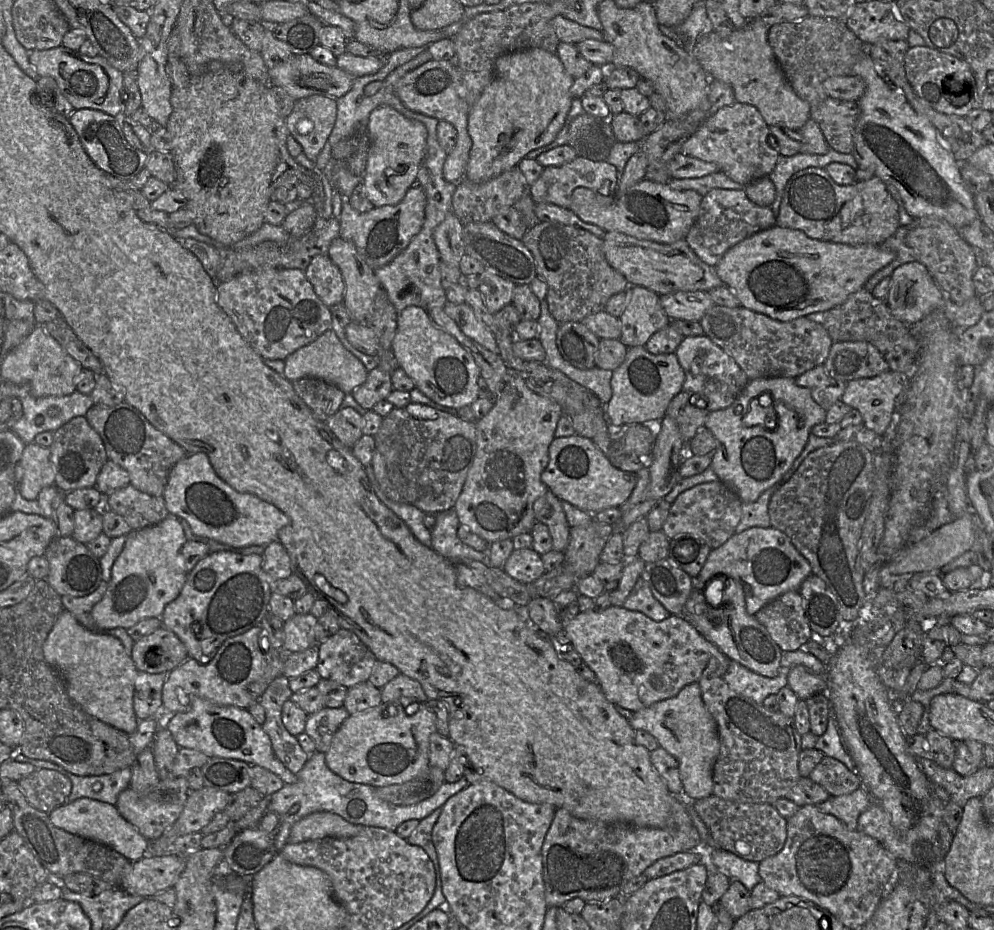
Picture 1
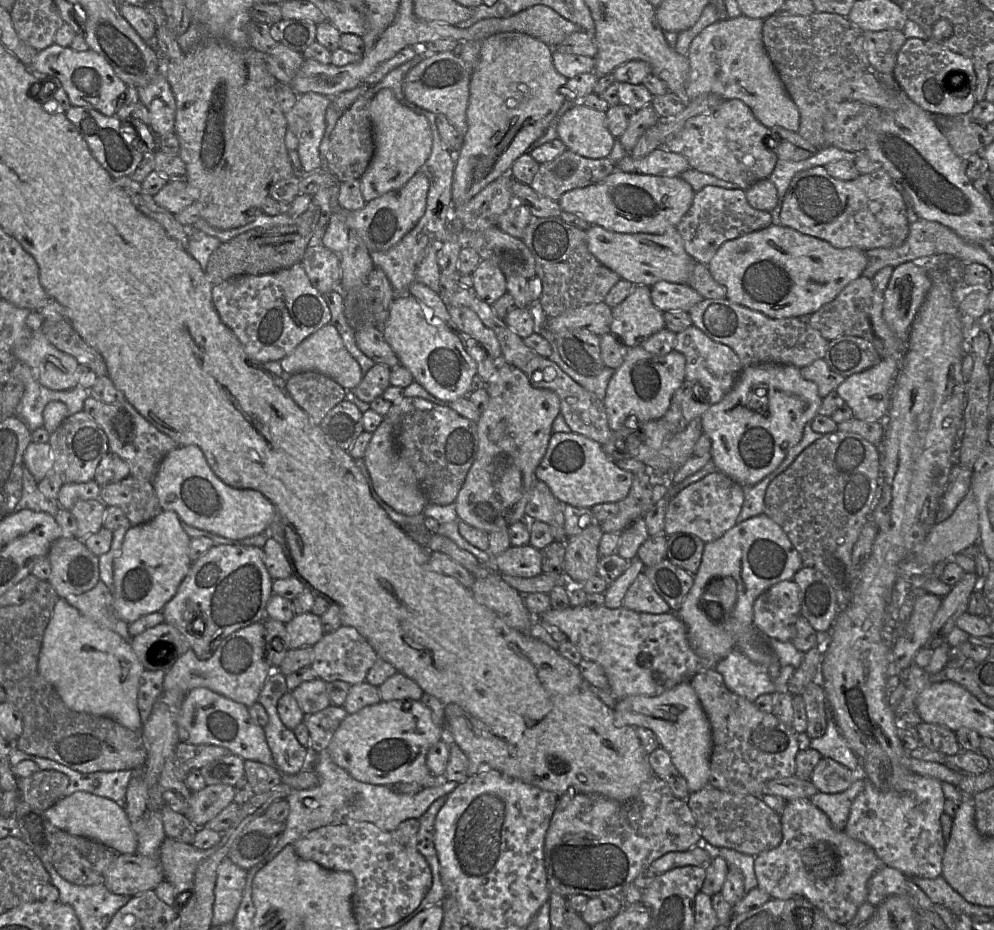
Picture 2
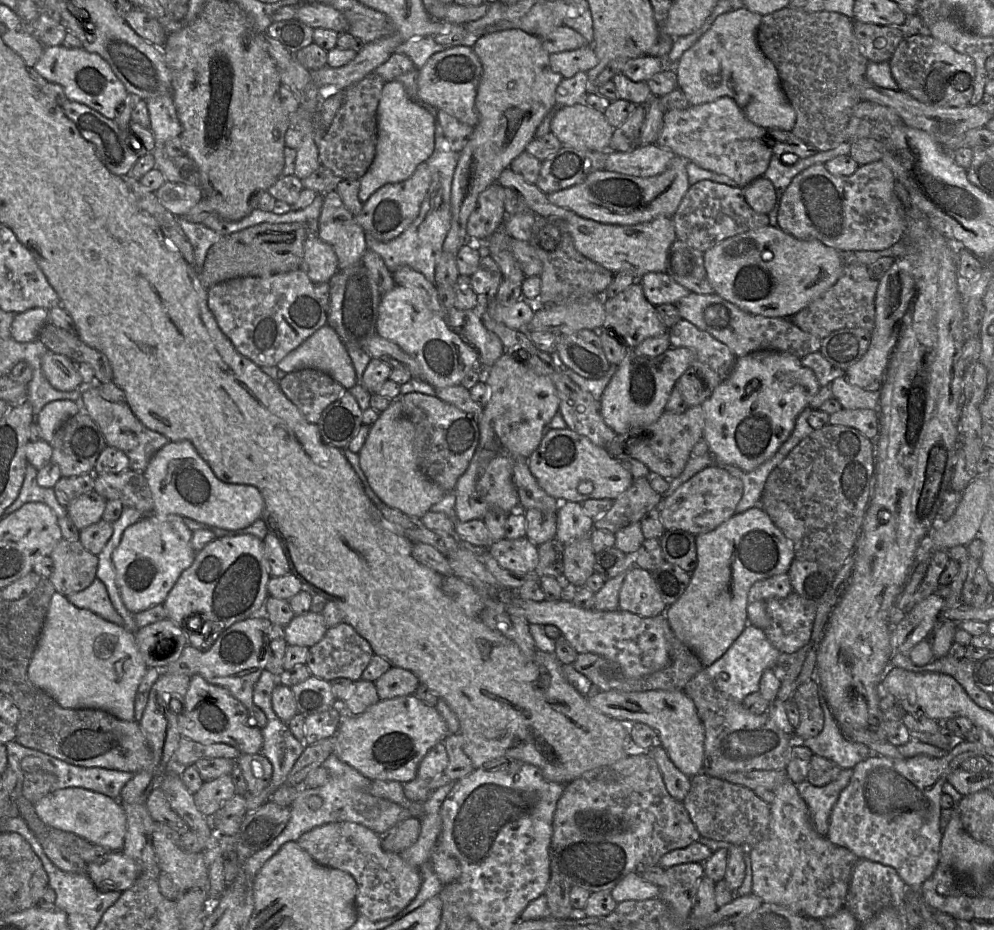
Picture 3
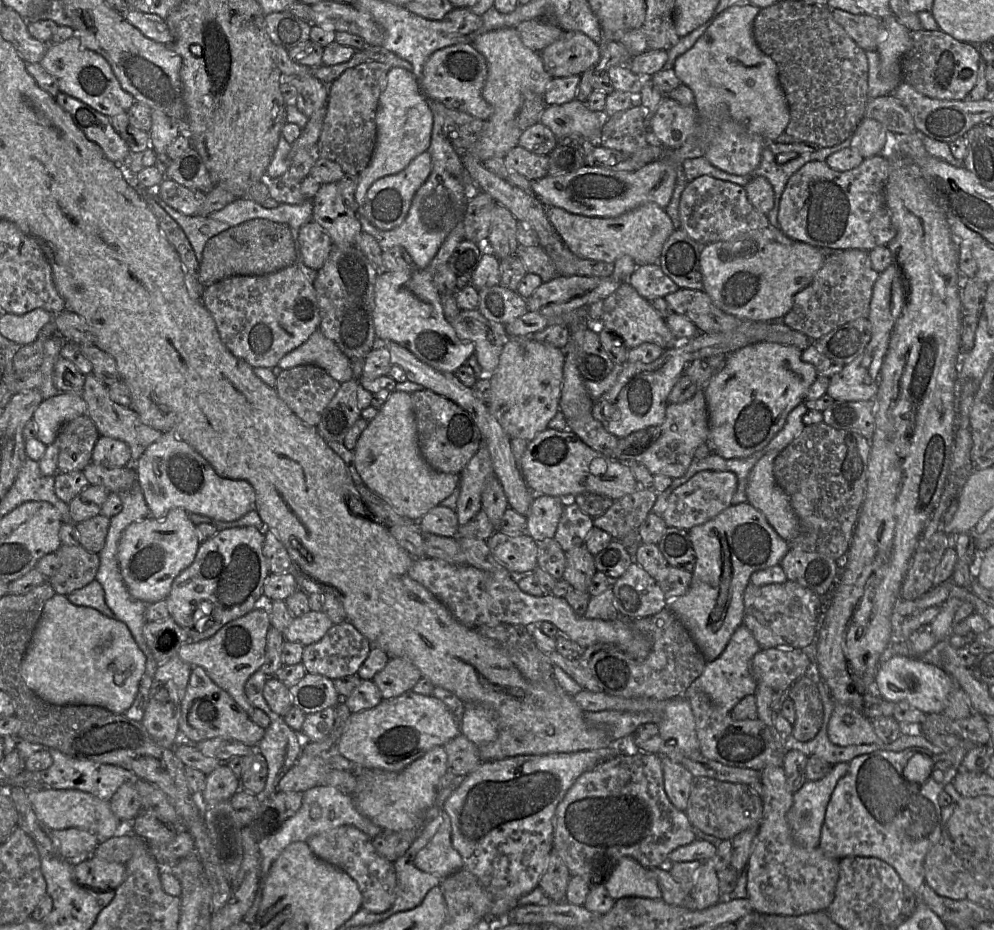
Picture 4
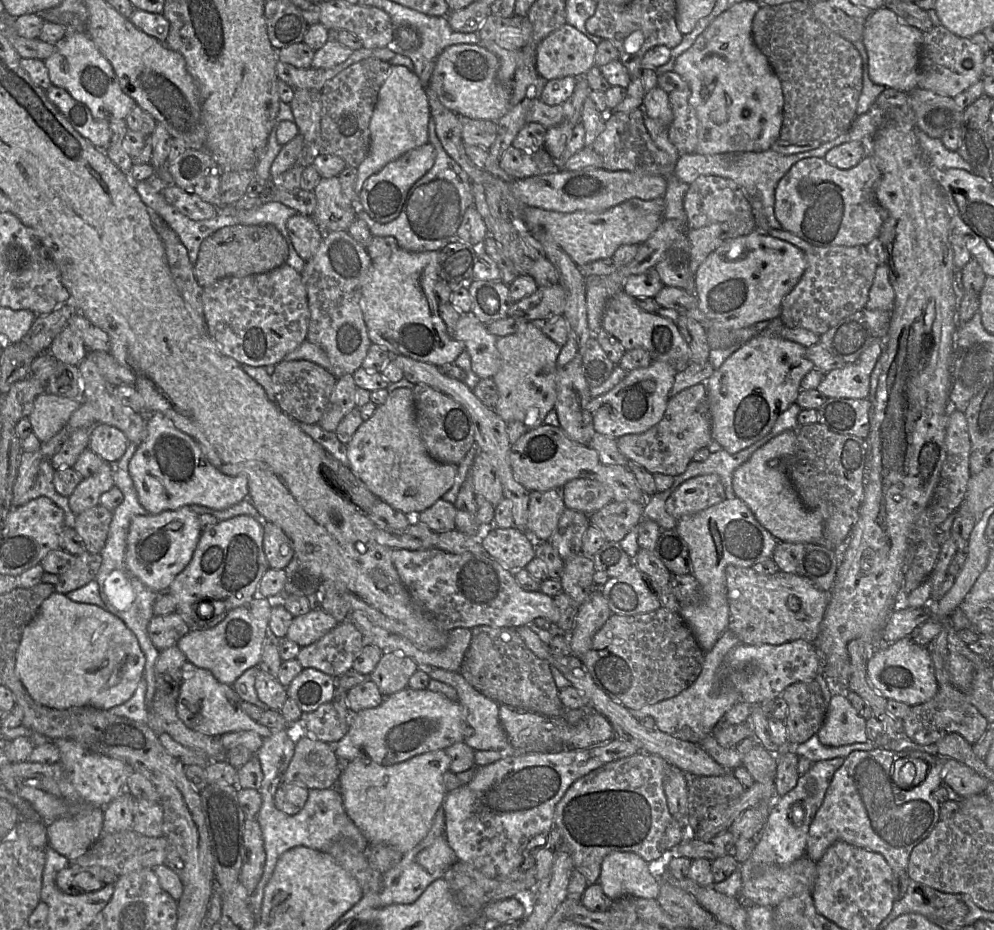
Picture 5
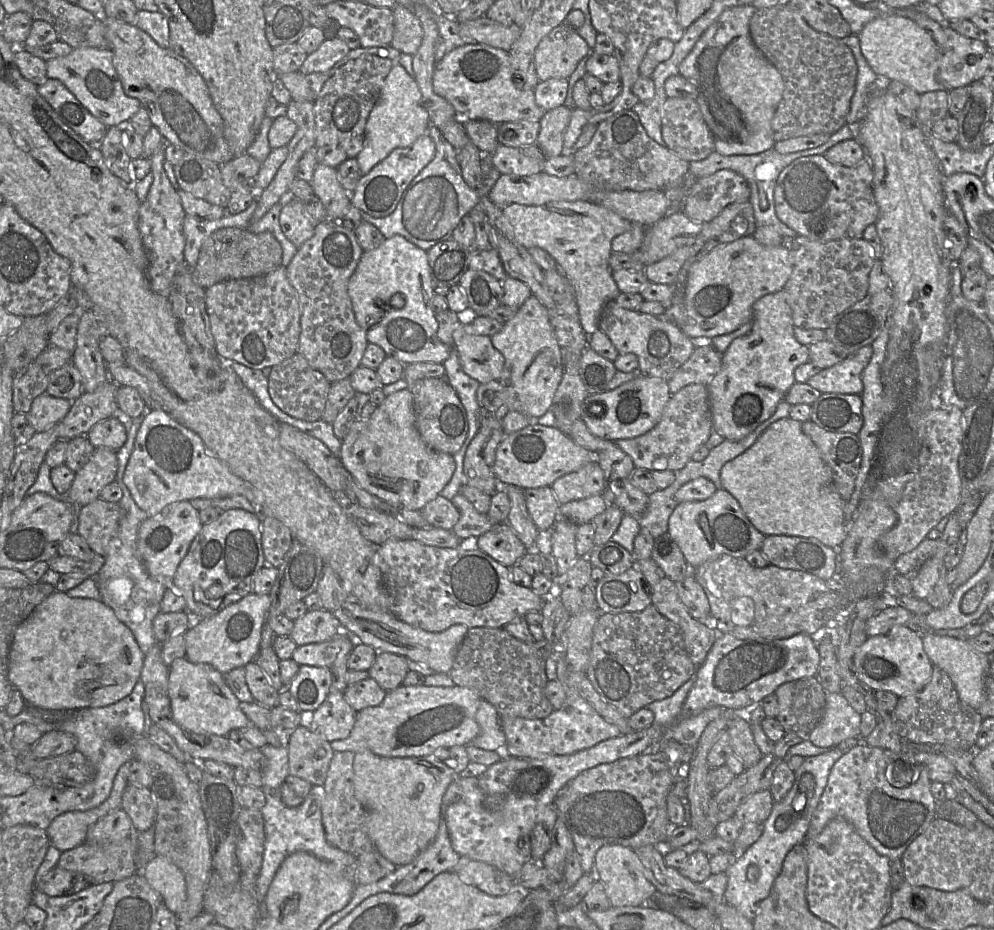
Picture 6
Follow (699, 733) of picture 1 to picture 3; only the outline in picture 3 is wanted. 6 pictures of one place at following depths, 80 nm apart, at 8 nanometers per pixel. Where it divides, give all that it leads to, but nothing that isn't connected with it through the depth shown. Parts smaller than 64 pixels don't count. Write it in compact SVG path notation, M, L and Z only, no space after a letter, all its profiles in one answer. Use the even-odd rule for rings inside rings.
M684 690L644 692L600 691L588 697L589 704L618 720L644 723L658 733L658 744L668 753L675 766L690 778L703 772L705 732L693 700Z

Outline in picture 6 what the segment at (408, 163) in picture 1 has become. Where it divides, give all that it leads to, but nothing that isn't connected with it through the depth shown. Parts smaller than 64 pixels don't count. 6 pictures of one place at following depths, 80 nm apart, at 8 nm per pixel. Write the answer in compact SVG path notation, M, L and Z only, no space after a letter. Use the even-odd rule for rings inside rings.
M394 65L366 123L364 146L357 156L361 176L368 174L394 149L412 145L420 136L428 133L429 126L428 112L422 104L422 94L416 79L410 76L404 67Z

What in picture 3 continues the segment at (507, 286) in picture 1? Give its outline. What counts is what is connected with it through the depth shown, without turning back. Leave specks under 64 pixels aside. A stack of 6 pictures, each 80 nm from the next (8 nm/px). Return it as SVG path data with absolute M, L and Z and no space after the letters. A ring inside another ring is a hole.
M484 254L477 271L471 275L471 287L478 295L479 303L488 303L490 299L495 299L503 279L498 264L489 254Z

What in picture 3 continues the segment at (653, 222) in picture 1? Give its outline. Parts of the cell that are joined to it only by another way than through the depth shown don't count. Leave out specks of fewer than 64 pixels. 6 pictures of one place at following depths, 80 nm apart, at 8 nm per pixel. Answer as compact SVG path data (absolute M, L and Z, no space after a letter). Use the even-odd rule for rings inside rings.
M676 155L663 173L650 177L596 171L578 185L546 195L551 203L603 224L634 225L660 216L672 218L691 186L686 171L689 162L689 159Z

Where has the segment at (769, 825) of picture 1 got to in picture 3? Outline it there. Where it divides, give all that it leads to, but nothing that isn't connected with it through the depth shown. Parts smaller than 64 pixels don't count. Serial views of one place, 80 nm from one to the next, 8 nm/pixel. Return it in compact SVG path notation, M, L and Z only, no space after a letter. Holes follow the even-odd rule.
M702 772L691 778L684 806L701 836L729 842L747 849L768 836L770 804L748 787L727 782Z

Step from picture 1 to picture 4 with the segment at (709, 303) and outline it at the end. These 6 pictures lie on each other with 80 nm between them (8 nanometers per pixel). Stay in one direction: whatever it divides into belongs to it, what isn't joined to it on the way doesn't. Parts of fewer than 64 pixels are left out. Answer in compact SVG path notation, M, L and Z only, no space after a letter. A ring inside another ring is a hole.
M658 264L638 266L628 283L646 300L664 298L680 289Z

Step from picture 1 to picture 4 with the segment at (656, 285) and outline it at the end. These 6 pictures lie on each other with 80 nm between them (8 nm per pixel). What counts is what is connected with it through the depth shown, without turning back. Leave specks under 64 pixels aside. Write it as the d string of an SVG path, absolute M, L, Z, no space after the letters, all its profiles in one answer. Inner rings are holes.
M645 203L615 218L587 217L557 207L546 207L546 216L576 256L614 263L619 257L628 255L637 266L658 264L664 244L675 231L669 215L654 203Z

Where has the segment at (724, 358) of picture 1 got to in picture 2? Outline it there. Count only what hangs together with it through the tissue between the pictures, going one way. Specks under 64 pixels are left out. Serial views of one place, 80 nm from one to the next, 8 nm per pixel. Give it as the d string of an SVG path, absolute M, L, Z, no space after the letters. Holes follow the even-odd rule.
M694 325L676 334L674 350L686 358L685 380L694 383L693 395L706 398L711 405L720 402L732 389L743 369L738 356L729 346L713 341Z

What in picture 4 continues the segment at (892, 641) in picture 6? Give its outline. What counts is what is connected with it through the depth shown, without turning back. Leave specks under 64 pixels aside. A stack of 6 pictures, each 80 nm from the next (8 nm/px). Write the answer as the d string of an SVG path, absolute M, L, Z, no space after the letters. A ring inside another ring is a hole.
M895 655L879 665L874 685L882 698L889 702L906 701L925 714L943 713L954 689L954 678L943 669L918 658Z

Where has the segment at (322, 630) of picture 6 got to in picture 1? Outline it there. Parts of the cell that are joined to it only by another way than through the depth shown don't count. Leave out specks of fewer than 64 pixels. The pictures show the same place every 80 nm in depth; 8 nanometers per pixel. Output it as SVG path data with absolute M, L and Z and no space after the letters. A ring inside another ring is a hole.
M311 613L295 614L284 622L283 651L300 652L316 645L316 627L318 618Z

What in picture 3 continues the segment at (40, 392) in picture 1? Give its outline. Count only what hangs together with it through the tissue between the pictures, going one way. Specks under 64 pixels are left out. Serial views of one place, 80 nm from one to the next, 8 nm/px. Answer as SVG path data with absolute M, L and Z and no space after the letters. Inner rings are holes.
M48 350L41 358L41 366L44 376L57 390L75 390L83 383L75 362L65 355Z

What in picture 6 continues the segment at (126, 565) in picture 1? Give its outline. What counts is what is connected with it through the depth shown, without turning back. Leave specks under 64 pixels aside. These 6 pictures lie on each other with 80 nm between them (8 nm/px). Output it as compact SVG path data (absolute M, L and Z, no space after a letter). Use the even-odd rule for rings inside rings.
M187 500L171 504L161 513L142 521L138 528L137 550L147 572L161 581L170 581L202 526L199 511Z

